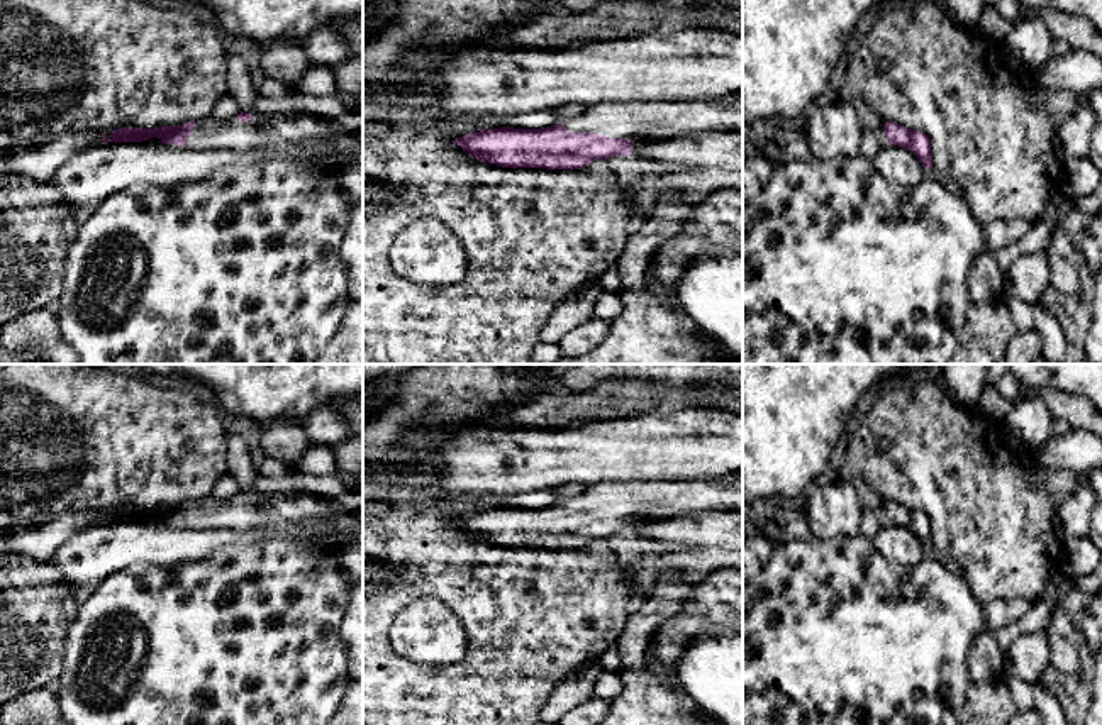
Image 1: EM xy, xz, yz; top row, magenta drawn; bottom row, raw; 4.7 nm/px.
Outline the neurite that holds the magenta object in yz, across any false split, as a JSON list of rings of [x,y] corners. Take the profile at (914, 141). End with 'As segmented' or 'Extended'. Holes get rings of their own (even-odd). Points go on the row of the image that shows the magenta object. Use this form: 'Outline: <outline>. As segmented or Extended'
Outline: [[[885,122],[883,127],[875,132],[875,136],[882,147],[904,147],[914,152],[927,171],[932,168],[931,141],[924,132],[910,130],[895,122]]]. Extended

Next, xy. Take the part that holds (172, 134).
Outline: [[[312,113],[253,115],[210,119],[154,129],[122,127],[103,132],[102,142],[142,142],[158,137],[163,144],[203,151],[271,152],[298,151],[315,144],[337,147],[337,168],[363,161],[363,132],[348,132],[327,117]]]. Extended

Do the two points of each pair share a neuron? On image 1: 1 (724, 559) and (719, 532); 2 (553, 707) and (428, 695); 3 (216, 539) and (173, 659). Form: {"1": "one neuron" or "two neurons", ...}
{"1": "two neurons", "2": "two neurons", "3": "two neurons"}

